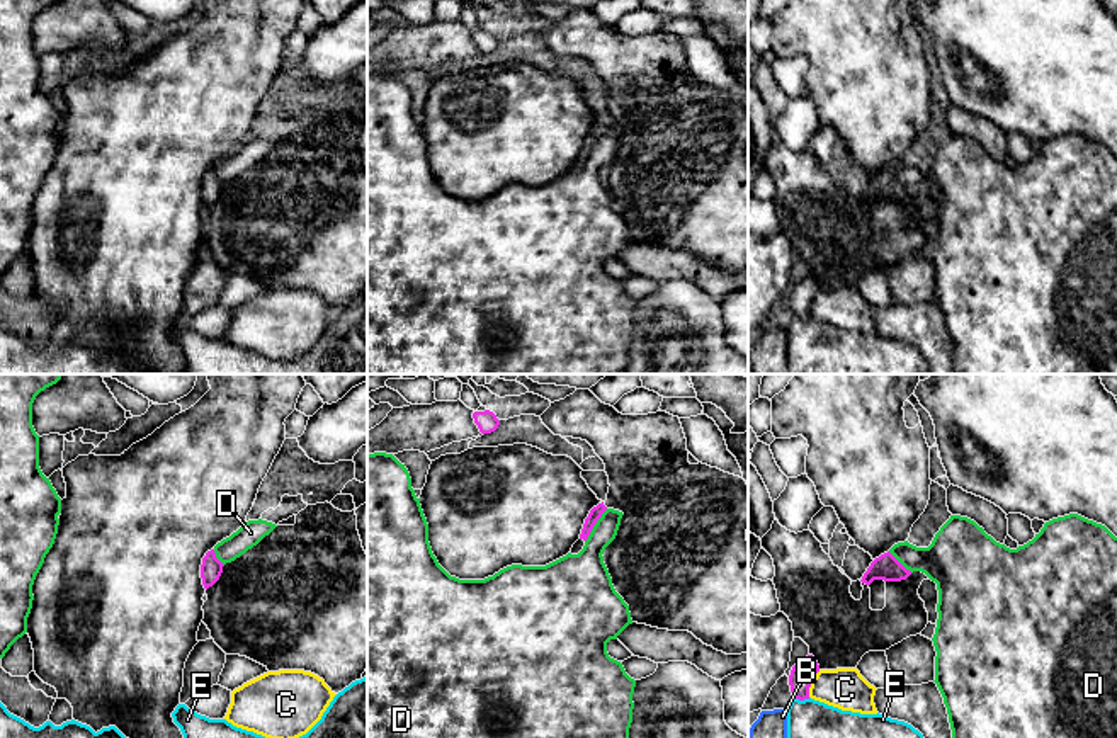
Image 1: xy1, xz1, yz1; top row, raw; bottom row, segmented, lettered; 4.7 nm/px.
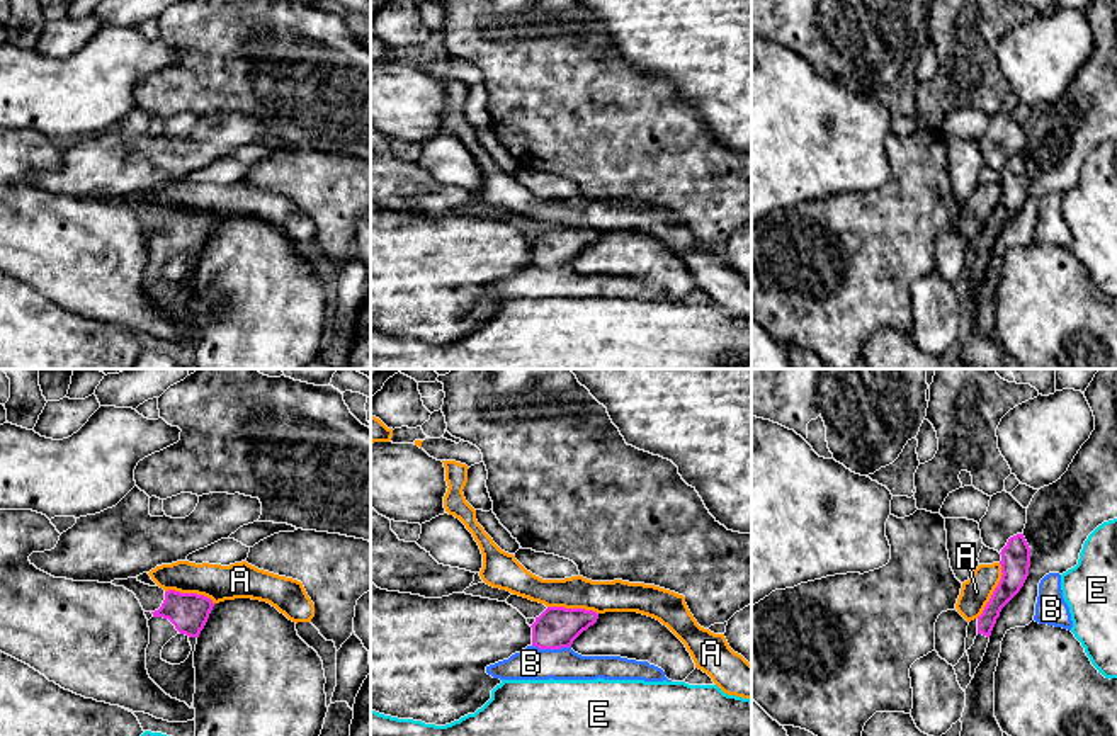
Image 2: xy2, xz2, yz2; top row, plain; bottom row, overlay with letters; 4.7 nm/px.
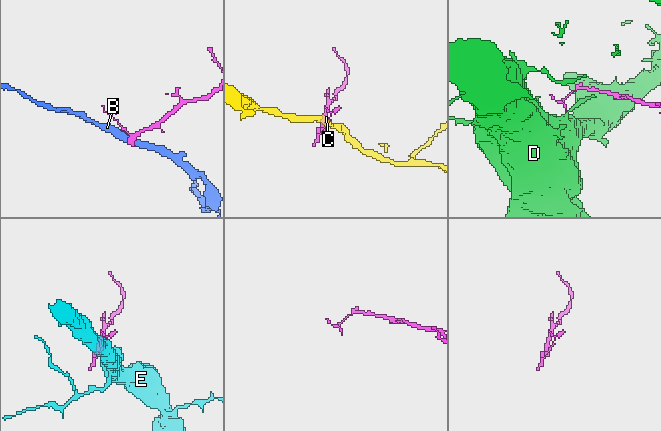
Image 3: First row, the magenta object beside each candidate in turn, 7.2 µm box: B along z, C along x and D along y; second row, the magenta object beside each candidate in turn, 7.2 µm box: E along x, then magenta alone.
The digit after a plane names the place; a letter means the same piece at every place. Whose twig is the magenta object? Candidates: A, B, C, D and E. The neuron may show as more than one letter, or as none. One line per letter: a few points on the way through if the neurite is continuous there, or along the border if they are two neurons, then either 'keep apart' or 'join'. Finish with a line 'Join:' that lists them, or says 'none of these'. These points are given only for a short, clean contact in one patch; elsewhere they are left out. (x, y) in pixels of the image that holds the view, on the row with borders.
A: keep apart
B: keep apart
C: border along yz1 (820, 670), (811, 682), (808, 696); keep apart
D: border along xz1 (607, 509), (585, 541); keep apart
E: border along yz1 (810, 698), (794, 699); keep apart
Join: none of these

